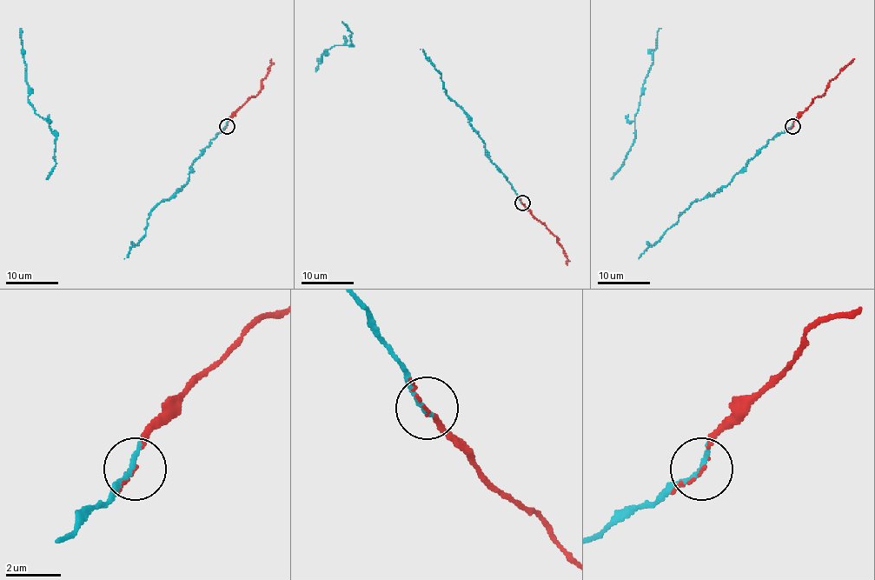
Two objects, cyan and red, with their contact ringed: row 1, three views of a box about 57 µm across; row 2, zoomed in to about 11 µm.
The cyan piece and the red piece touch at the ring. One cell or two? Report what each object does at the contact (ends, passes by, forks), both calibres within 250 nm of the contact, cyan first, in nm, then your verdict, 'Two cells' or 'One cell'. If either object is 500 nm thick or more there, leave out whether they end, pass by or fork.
At the ring cyan ends. At the ring red passes by. Thickness 200 nm (cyan) against 50 nm. One cell

